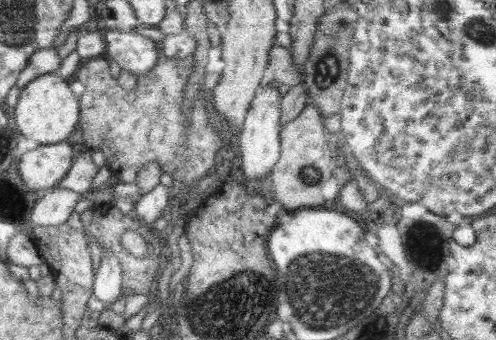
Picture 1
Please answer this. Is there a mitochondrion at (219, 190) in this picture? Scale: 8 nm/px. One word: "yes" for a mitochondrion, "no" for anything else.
no

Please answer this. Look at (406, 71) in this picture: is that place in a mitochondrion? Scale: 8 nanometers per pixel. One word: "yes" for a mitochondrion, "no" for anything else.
no

